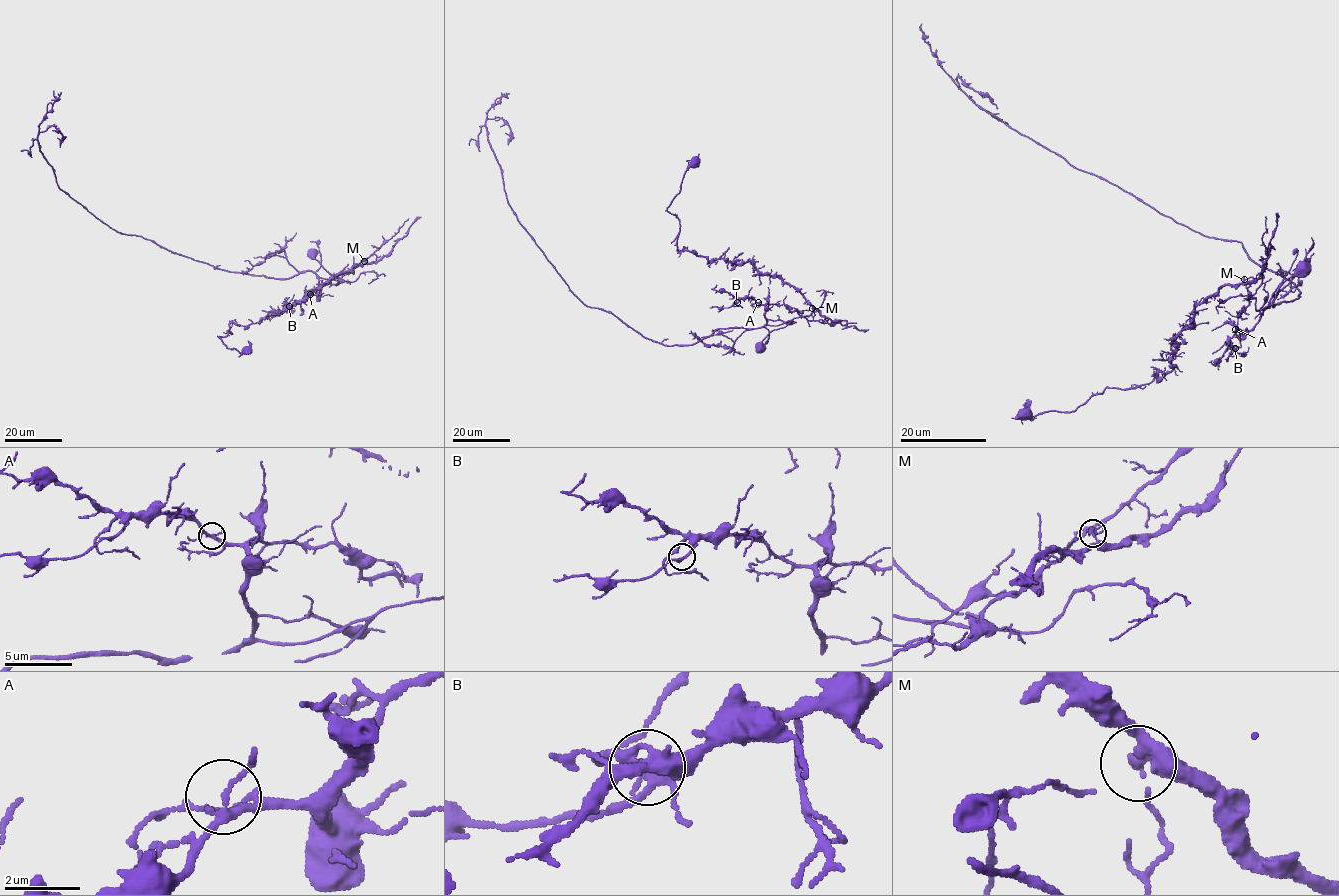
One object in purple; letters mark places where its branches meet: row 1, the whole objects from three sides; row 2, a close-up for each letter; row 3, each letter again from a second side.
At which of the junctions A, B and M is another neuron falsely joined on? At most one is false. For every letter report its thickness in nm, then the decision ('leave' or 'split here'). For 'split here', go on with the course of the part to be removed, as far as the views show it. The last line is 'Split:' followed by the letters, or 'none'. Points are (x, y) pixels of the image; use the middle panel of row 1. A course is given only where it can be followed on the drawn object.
A: 160 nm thick; leave
B: 170 nm thick; leave
M: 170 nm thick; split here; foreign part runs (812, 308), (796, 290), (749, 261), (708, 261), (677, 249), (679, 219), (667, 207), (688, 166), (696, 164)
Split: M

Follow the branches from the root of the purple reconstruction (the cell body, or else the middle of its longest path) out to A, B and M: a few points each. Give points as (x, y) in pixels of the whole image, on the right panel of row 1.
A: (1302, 270), (1278, 286), (1251, 329), (1235, 329)
B: (1302, 270), (1278, 286), (1251, 329), (1235, 332), (1229, 340), (1229, 344), (1235, 348)
M: (1302, 270), (1278, 286), (1259, 322), (1241, 331), (1237, 315), (1262, 279), (1244, 279)

